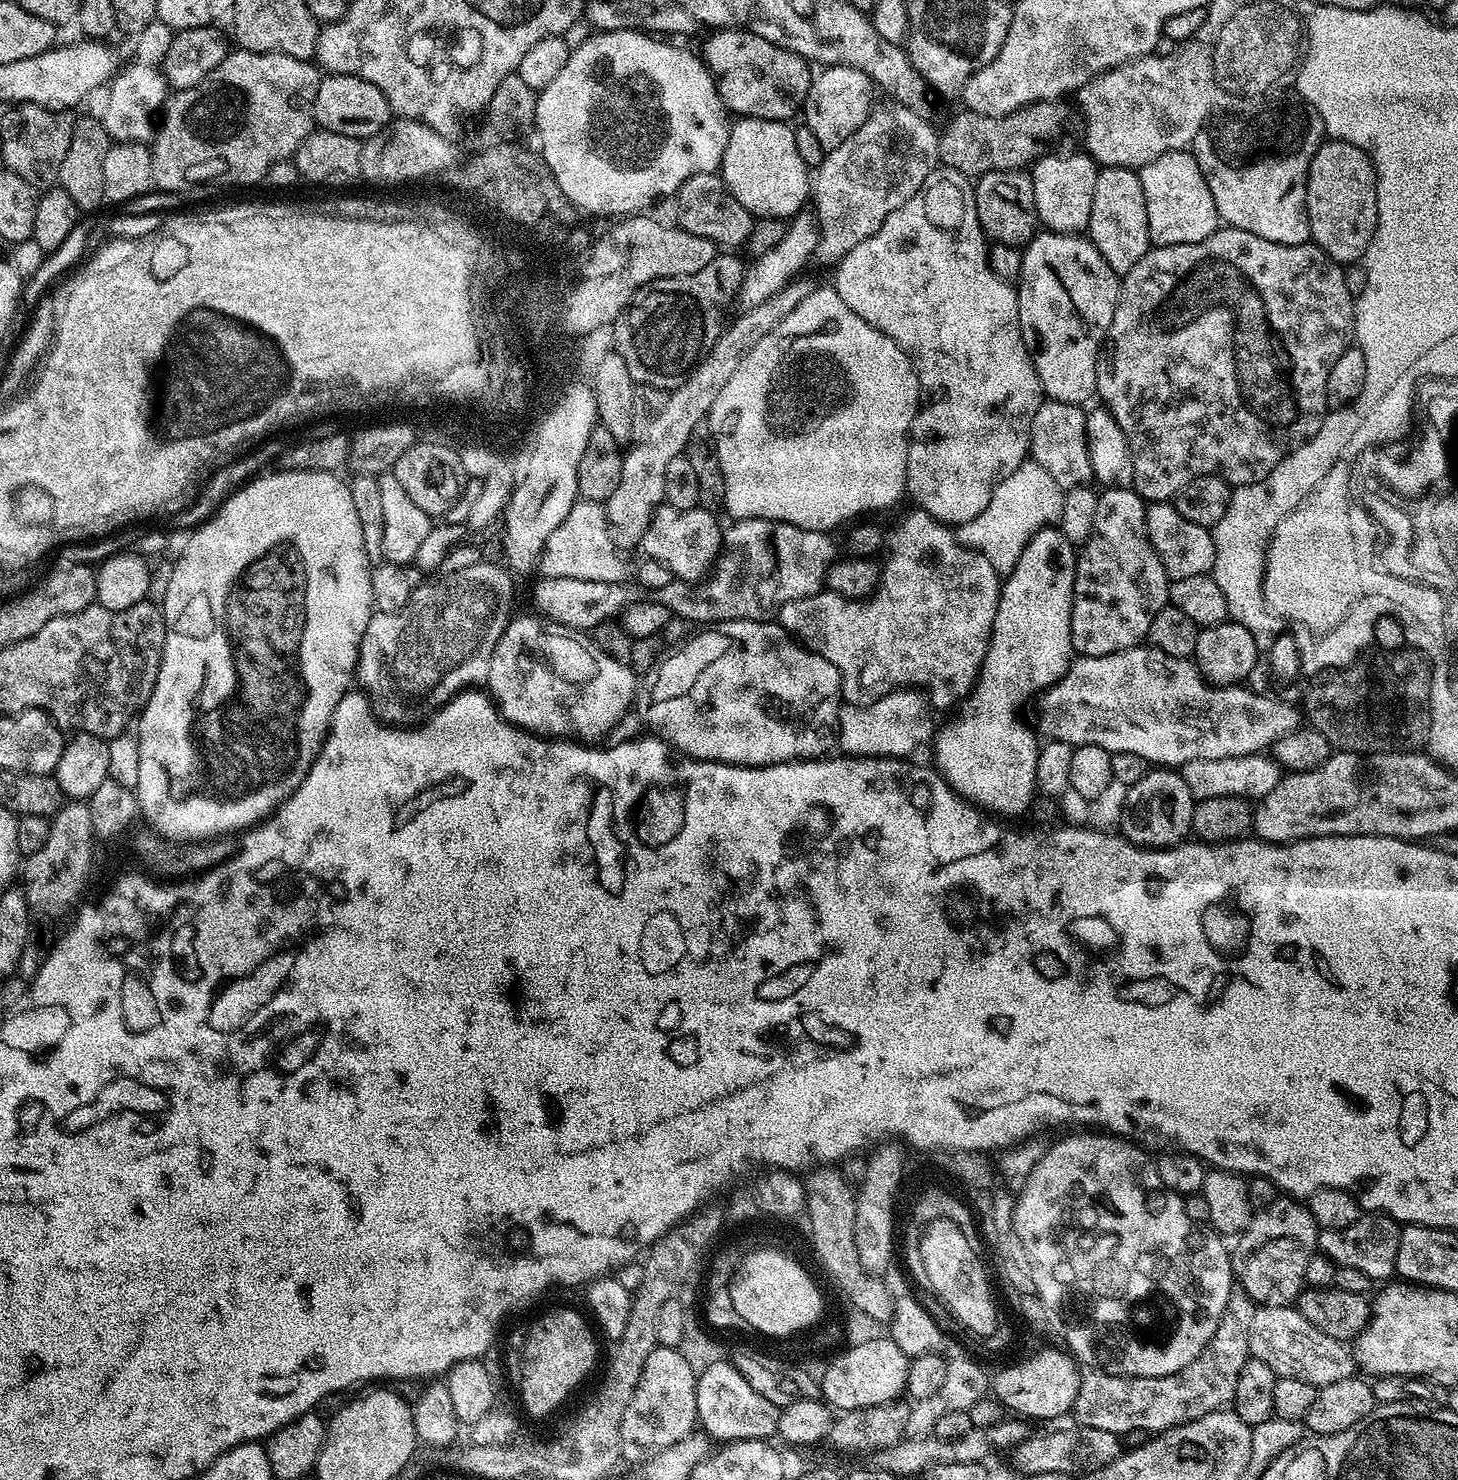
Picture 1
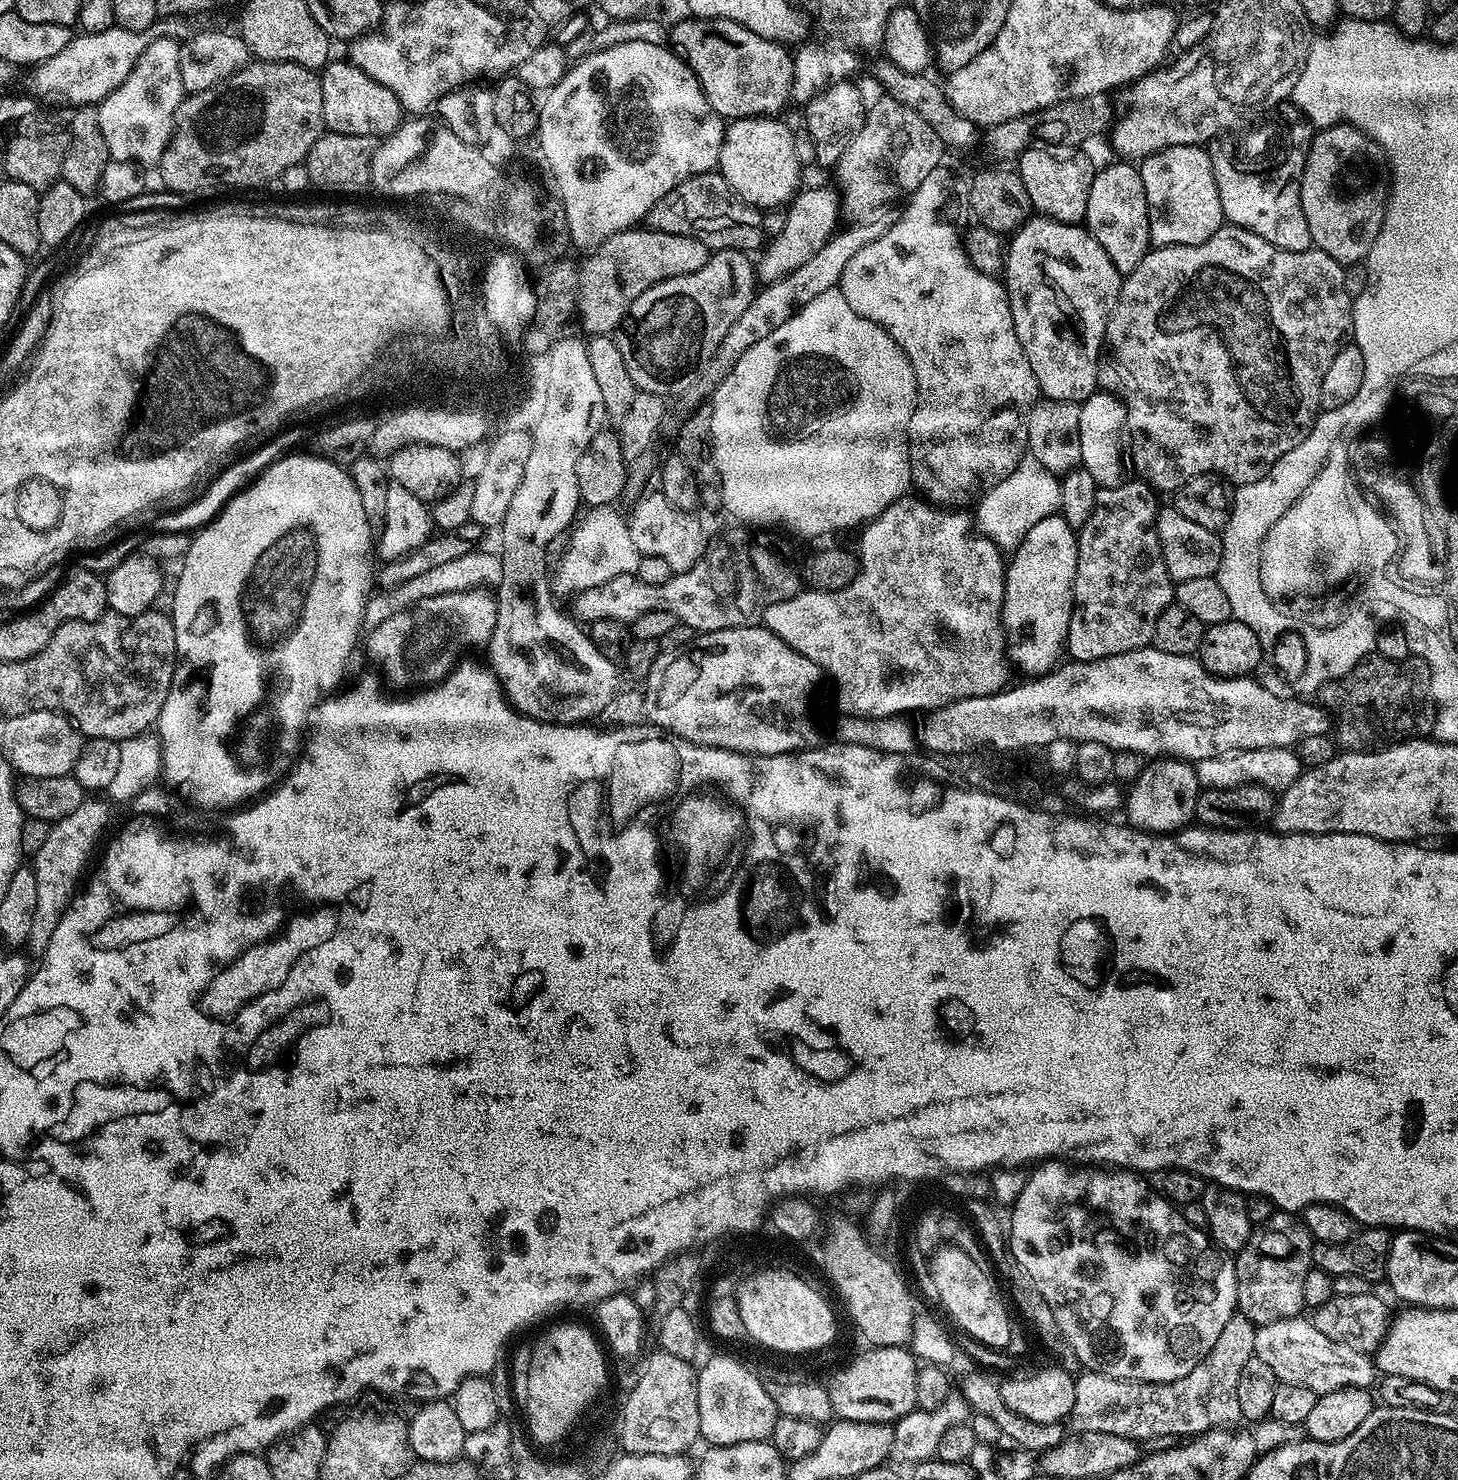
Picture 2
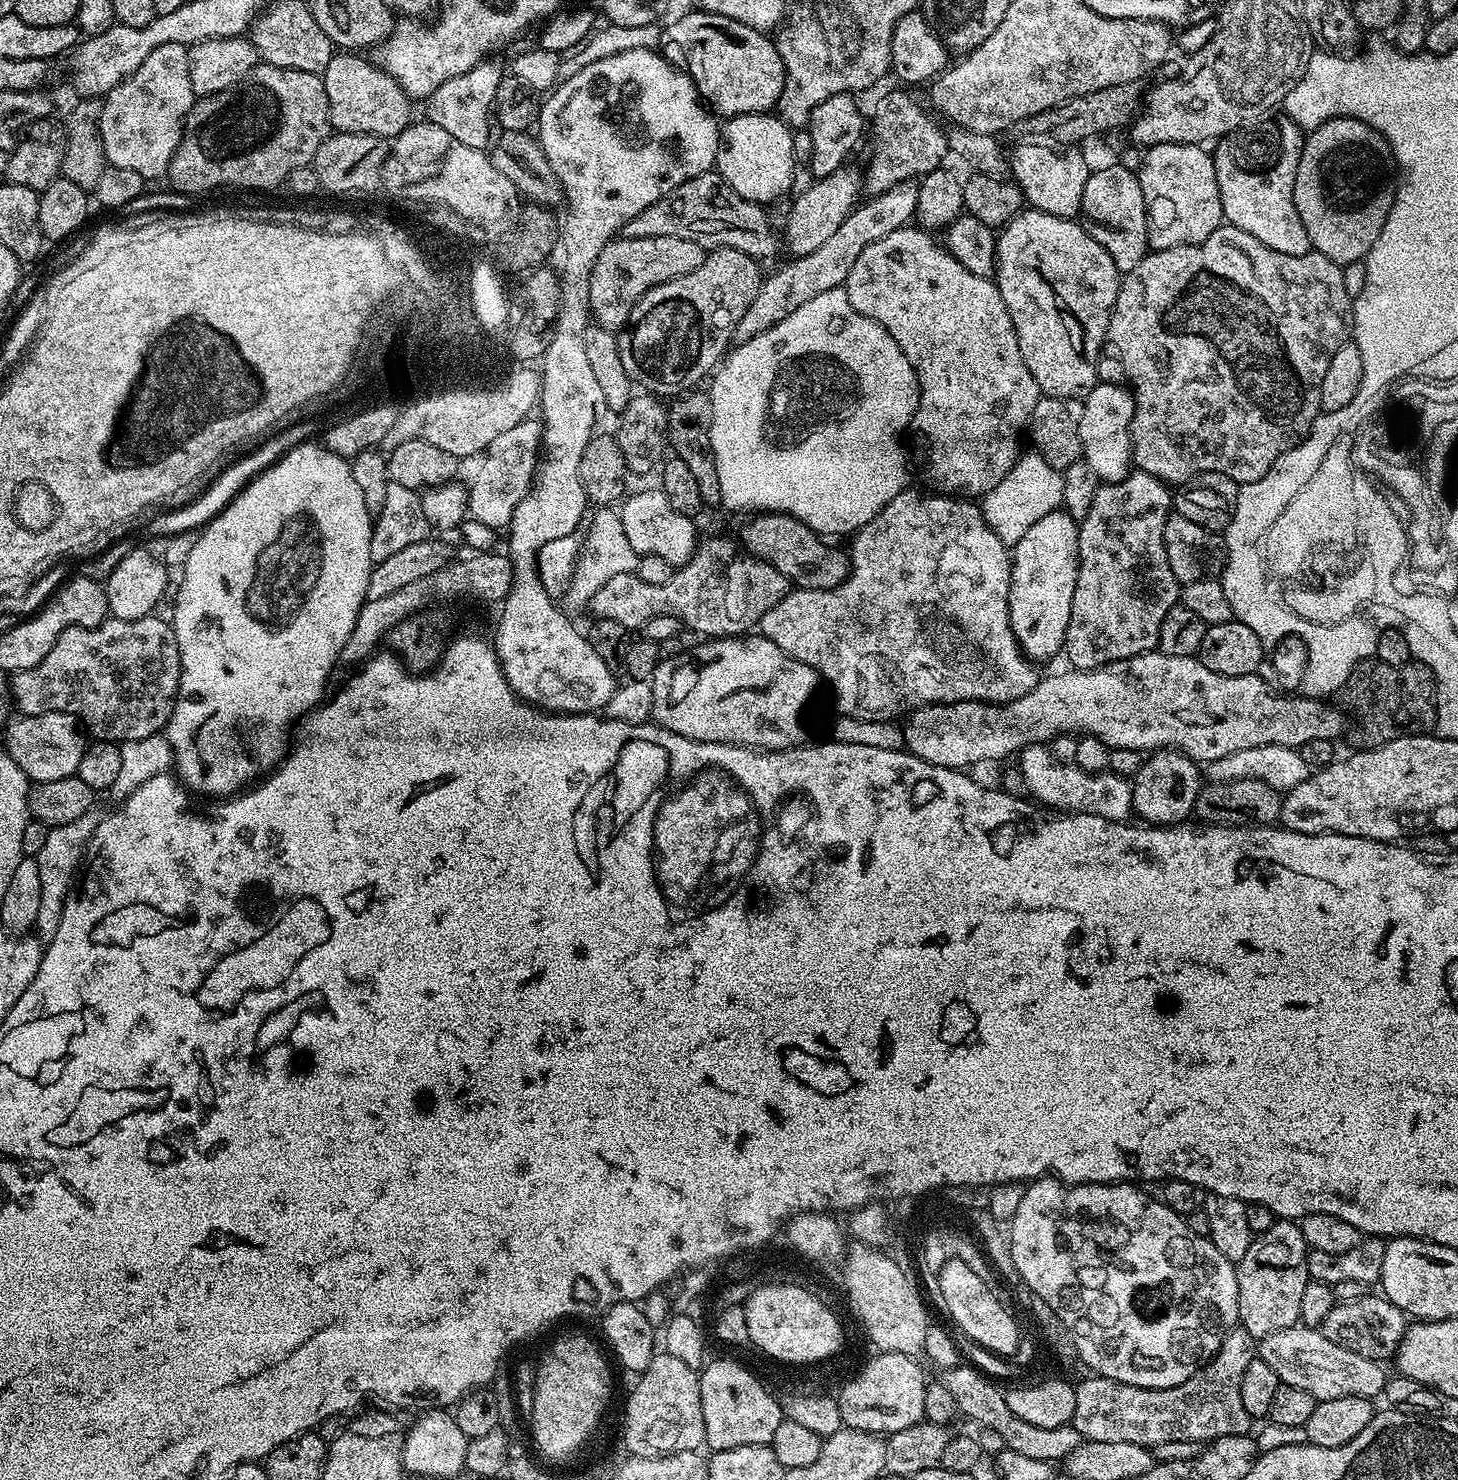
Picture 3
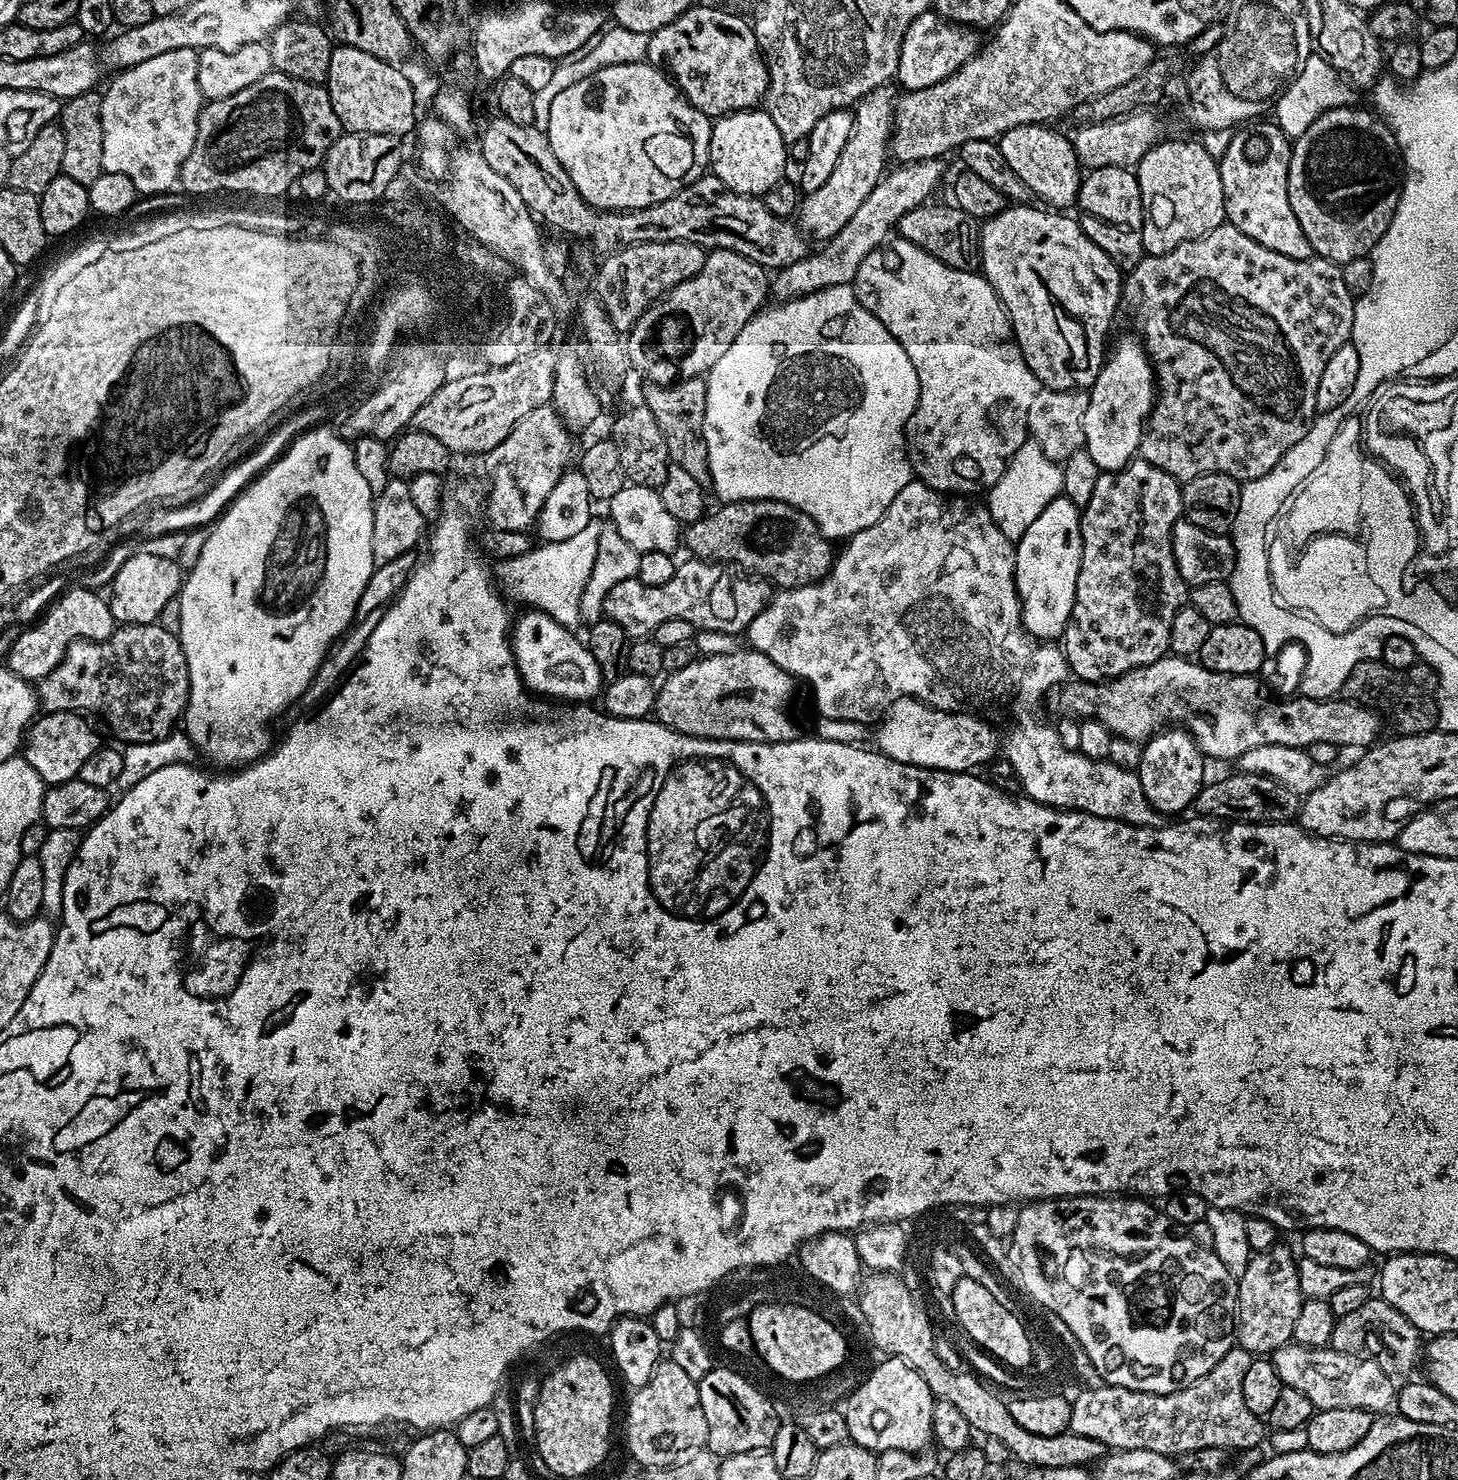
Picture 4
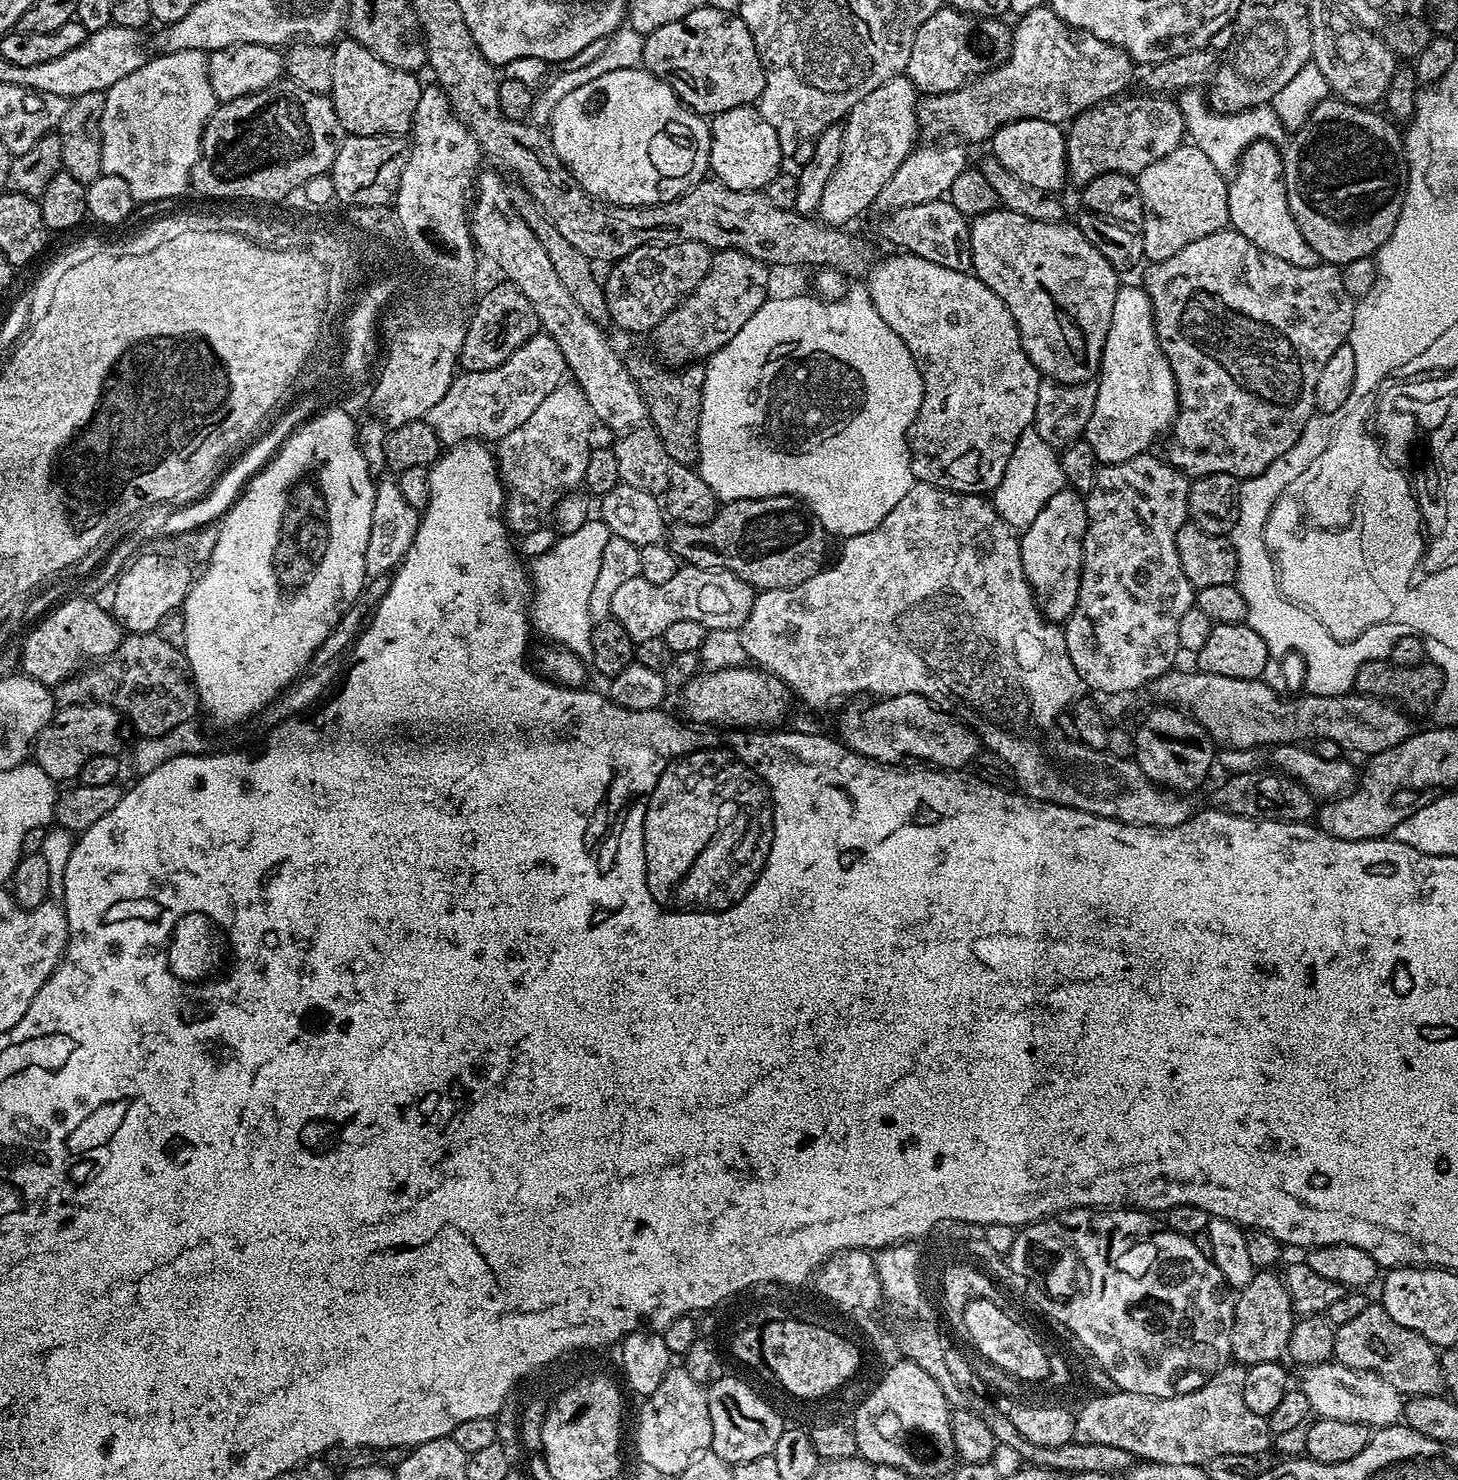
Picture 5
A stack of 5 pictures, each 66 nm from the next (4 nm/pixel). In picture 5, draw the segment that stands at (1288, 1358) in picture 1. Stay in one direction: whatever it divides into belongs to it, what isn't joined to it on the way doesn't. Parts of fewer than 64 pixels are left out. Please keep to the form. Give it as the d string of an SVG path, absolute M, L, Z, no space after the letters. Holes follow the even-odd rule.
M1335 1362L1309 1364L1301 1372L1304 1373L1298 1381L1299 1390L1306 1394L1306 1402L1310 1402L1312 1412L1319 1419L1358 1422L1372 1430L1386 1428L1401 1419L1404 1410L1402 1393L1378 1374L1359 1372Z

